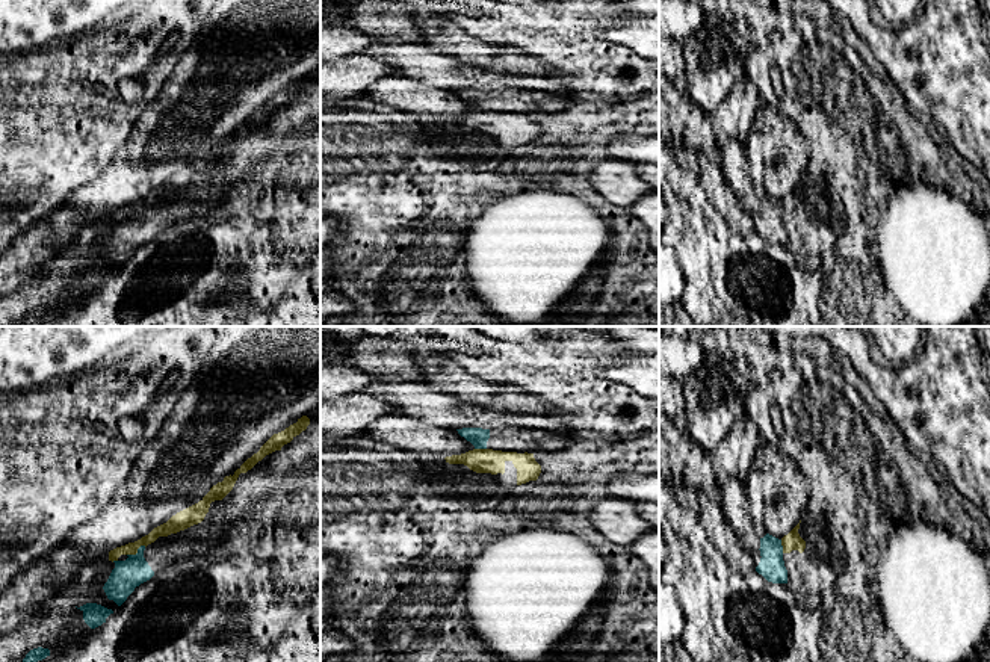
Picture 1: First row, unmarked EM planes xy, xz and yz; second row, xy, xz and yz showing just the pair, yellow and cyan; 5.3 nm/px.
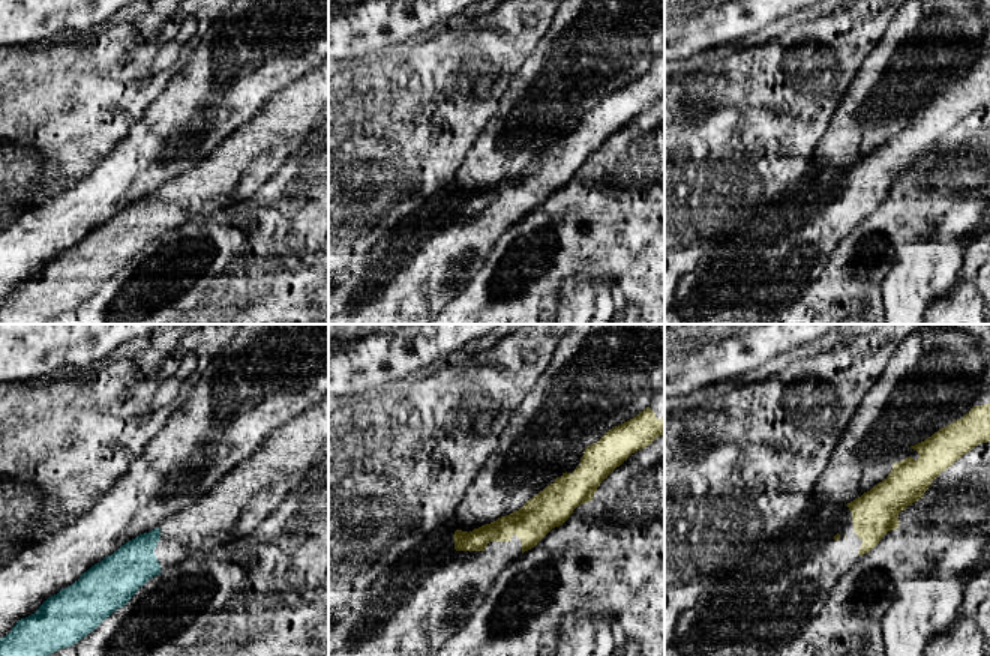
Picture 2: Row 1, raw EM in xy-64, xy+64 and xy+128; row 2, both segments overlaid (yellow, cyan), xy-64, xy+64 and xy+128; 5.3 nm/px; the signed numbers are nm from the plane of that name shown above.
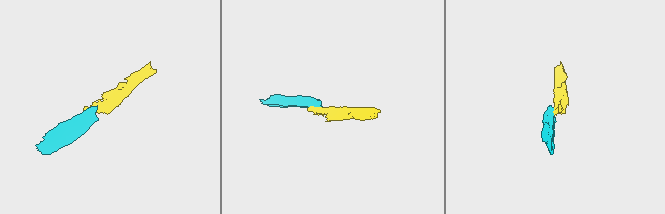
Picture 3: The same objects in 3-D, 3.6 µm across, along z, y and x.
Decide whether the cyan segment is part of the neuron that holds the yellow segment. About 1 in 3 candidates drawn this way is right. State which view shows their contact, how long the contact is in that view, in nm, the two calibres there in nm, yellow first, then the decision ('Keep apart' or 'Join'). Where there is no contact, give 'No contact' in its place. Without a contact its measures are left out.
Touches yellow in xy. Shared border 120 nm. Thickness 90 nm (yellow) against 160 nm. Keep apart

